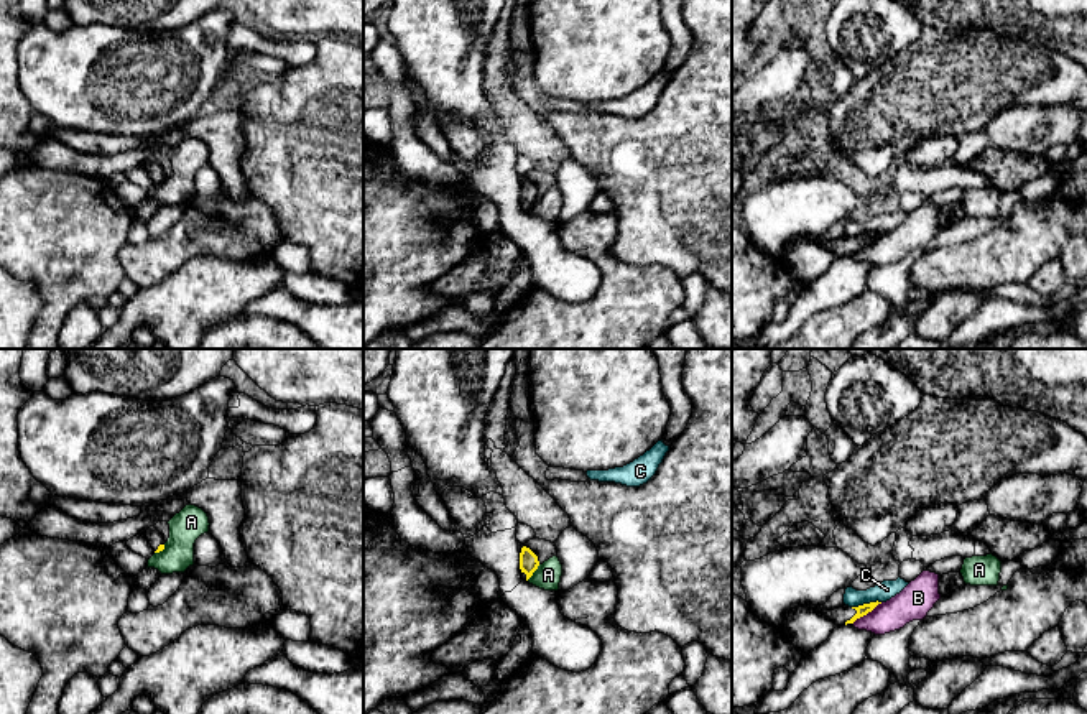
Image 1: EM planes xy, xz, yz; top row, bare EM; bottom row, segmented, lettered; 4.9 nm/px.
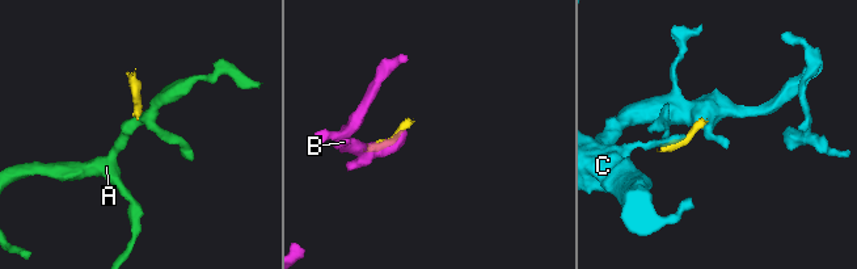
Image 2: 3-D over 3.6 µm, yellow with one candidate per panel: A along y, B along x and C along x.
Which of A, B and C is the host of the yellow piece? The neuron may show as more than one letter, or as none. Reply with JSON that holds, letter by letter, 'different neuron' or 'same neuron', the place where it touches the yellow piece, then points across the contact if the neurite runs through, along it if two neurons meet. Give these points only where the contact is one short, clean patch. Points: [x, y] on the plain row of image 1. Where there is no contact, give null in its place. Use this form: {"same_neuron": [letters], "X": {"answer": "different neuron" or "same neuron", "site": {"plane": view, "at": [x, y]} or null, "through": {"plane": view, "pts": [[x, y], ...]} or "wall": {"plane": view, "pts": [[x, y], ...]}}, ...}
{"same_neuron": [], "A": {"answer": "different neuron", "site": {"plane": "xz", "at": [533, 203]}, "wall": {"plane": "xz", "pts": [[540, 196], [527, 211]]}}, "B": {"answer": "different neuron", "site": {"plane": "yz", "at": [867, 244]}, "wall": {"plane": "yz", "pts": [[882, 234], [852, 255]]}}, "C": {"answer": "different neuron", "site": {"plane": "yz", "at": [865, 236]}, "wall": {"plane": "yz", "pts": [[880, 232], [852, 239]]}}}

